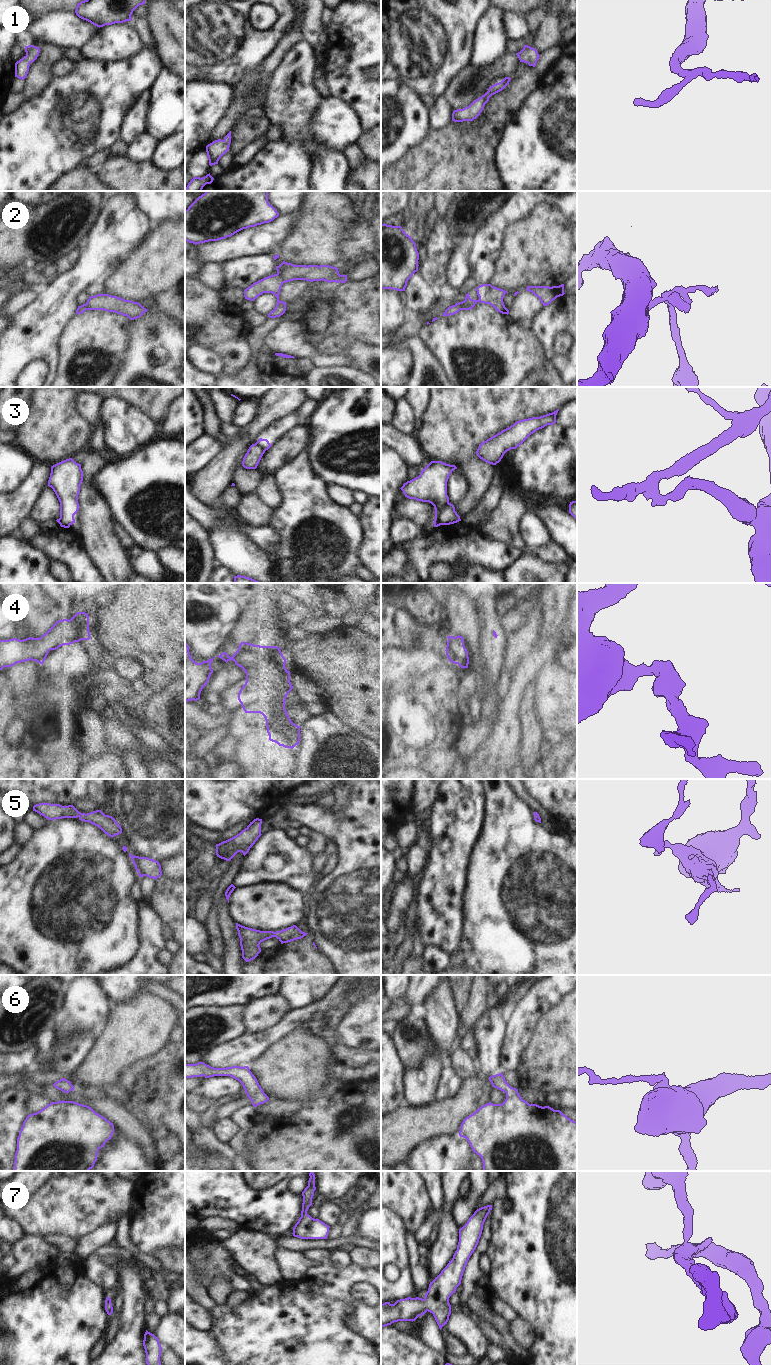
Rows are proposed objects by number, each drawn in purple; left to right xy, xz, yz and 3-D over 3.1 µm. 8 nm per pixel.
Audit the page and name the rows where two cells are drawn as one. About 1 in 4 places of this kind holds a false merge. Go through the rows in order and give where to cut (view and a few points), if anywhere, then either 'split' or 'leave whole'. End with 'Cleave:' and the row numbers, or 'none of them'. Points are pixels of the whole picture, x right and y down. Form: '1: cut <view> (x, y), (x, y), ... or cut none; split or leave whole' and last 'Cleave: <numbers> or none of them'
1: cut none; leave whole
2: cut xz (286, 262), (281, 271), (282, 282); split
3: cut yz (449, 503), (438, 517), (439, 524); split
4: cut none; leave whole
5: cut none; leave whole
6: cut none; leave whole
7: cut none; leave whole
Cleave: 2, 3

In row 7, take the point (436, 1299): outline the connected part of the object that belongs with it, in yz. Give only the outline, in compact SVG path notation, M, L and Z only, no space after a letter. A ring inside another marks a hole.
M492 1205L477 1209L467 1223L459 1229L459 1242L453 1258L441 1273L429 1284L425 1297L405 1298L394 1304L381 1304L381 1327L398 1321L415 1321L427 1311L432 1313L440 1330L447 1324L451 1314L450 1296L461 1284L467 1262L476 1249L484 1222Z

